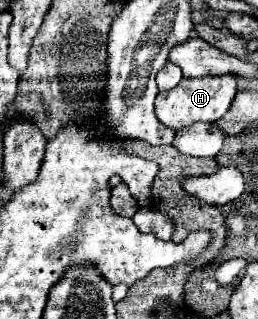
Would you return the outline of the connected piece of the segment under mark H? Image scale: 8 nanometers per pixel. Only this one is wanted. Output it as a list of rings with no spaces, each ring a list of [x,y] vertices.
[[[233,74],[203,76],[203,78],[183,78],[179,86],[167,92],[159,92],[155,99],[155,114],[160,122],[174,130],[191,126],[195,122],[219,120],[231,106],[237,92],[237,80]]]

